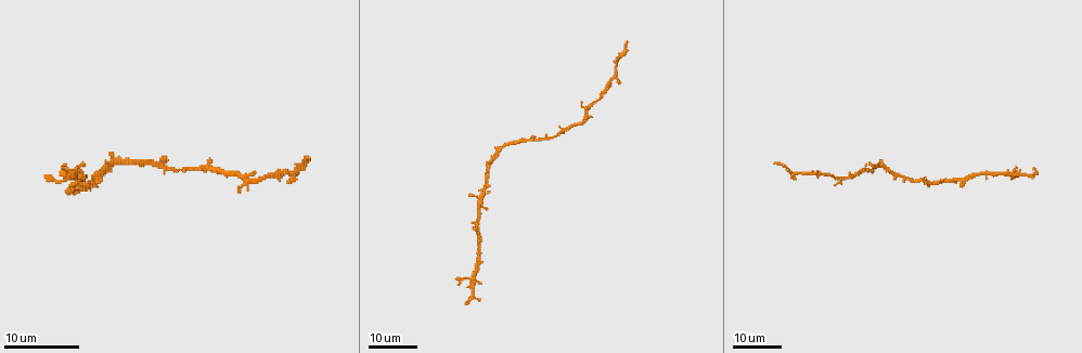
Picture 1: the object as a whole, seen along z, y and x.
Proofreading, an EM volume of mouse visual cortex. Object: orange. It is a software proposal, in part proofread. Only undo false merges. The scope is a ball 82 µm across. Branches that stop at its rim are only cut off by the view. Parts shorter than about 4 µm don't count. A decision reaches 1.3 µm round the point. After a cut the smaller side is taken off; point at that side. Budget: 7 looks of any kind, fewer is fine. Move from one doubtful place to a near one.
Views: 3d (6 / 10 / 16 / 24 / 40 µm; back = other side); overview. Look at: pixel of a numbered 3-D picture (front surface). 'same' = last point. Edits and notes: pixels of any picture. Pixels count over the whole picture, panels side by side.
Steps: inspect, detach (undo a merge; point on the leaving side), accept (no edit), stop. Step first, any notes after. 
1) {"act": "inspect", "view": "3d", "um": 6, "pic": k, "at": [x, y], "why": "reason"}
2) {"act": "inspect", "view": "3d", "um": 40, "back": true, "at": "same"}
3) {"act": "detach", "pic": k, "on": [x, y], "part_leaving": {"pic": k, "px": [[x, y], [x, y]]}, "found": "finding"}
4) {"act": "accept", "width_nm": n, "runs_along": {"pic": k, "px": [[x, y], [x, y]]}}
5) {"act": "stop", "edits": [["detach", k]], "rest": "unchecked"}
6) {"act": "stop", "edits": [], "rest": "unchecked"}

{"act": "inspect", "view": "3d", "um": 16, "pic": 1, "at": [797, 173], "why": "narrows sharply"}

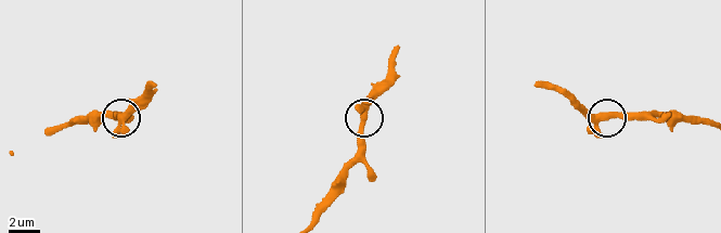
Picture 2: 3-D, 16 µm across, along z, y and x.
{"act": "inspect", "view": "3d", "um": 10, "pic": 2, "at": [362, 124]}

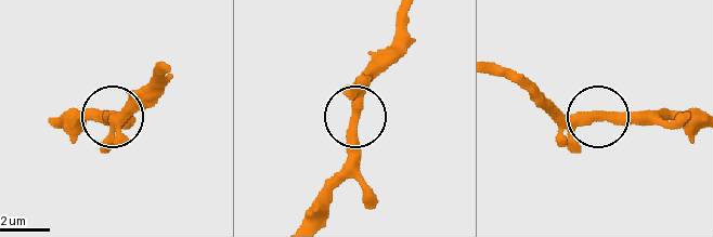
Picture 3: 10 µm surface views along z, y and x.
{"act": "accept", "runs_along": {"pic": 3, "px": [[54, 126], [128, 114]]}, "found": "all the same neuron"}

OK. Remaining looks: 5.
{"act": "inspect", "view": "3d", "um": 24, "pic": 1, "at": [508, 143]}

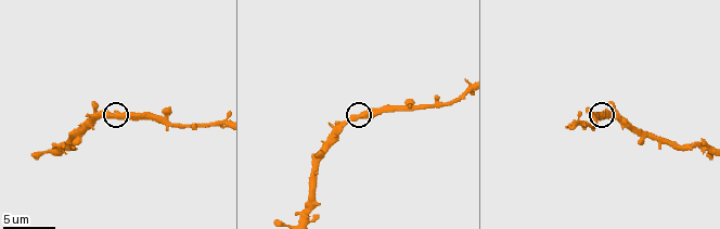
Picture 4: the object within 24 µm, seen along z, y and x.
{"act": "inspect", "view": "3d", "um": 6, "pic": 4, "at": [353, 116]}

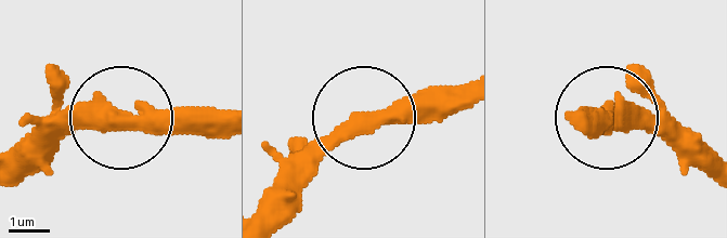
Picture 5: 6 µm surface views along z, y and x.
{"act": "accept", "width_nm": 440, "found": "one neuron here"}

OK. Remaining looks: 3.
{"act": "inspect", "view": "3d", "um": 16, "pic": 1, "at": [258, 179], "why": "sudden change in width"}

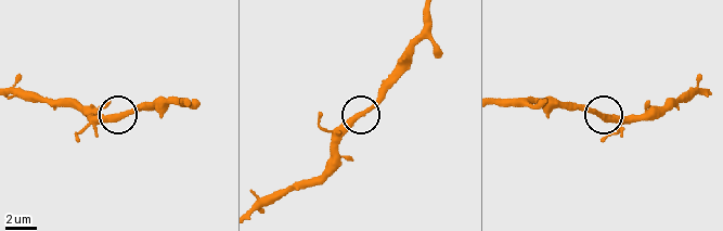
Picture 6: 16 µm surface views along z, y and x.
{"act": "inspect", "view": "3d", "um": 6, "pic": 6, "at": [604, 118]}

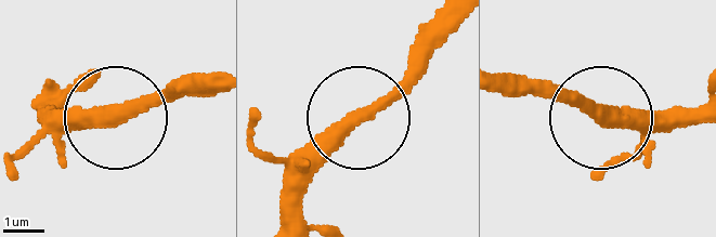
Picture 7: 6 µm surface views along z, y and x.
{"act": "accept", "runs_along": {"pic": 7, "px": [[40, 108], [124, 119], [212, 88]]}, "found": "continuous, no second neuron"}

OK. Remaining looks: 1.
{"act": "stop", "edits": [], "rest": "unchecked"}

